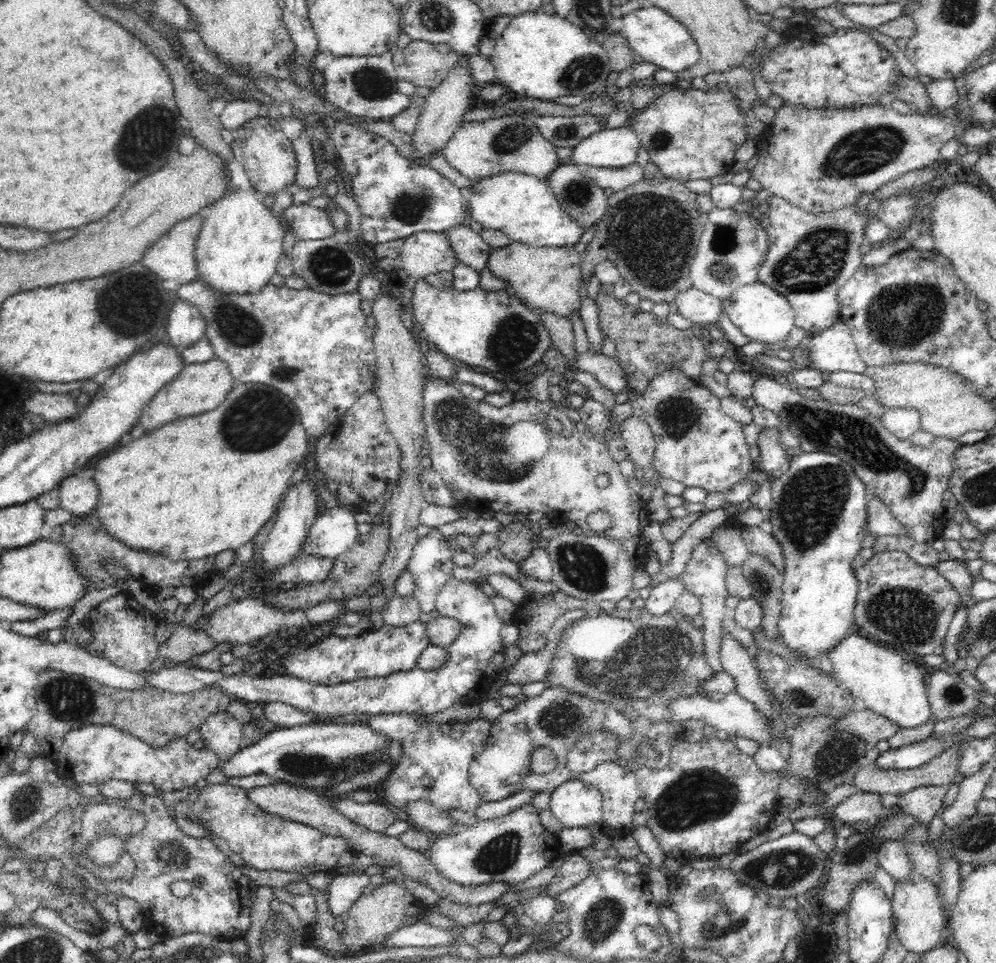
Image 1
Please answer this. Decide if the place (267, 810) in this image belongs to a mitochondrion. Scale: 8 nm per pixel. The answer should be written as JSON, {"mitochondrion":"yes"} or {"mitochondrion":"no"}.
{"mitochondrion":"no"}

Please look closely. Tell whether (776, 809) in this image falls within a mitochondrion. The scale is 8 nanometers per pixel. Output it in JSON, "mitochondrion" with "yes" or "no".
{"mitochondrion":"no"}

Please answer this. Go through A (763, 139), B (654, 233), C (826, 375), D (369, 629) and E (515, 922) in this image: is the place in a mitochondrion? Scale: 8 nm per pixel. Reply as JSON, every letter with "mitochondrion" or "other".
{"A":"other","B":"mitochondrion","C":"other","D":"other","E":"other"}

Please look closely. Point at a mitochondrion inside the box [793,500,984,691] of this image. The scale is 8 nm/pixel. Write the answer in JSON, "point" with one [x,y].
{"point":[905,616]}

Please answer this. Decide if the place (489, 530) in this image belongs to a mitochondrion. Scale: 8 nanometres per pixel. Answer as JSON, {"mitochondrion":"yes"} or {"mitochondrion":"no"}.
{"mitochondrion":"no"}

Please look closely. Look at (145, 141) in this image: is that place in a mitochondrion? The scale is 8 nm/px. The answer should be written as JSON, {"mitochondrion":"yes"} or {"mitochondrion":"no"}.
{"mitochondrion":"yes"}

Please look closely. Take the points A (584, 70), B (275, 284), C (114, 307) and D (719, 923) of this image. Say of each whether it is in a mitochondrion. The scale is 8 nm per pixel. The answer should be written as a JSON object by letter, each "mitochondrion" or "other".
{"A":"mitochondrion","B":"other","C":"mitochondrion","D":"mitochondrion"}

